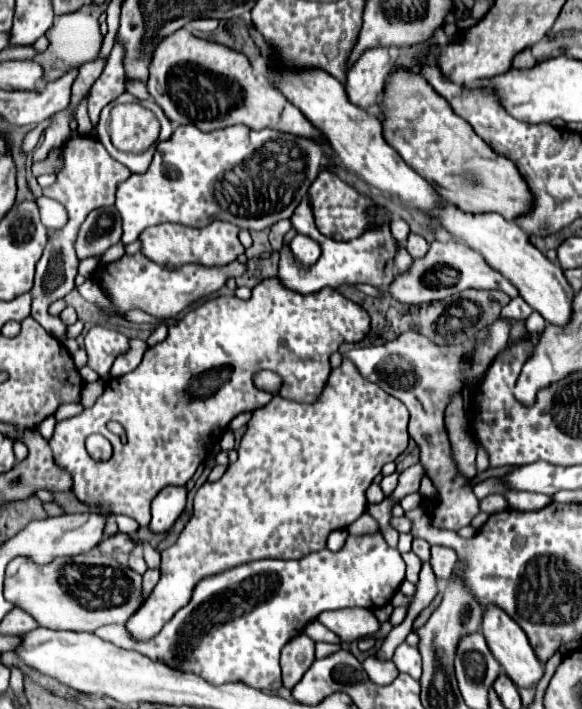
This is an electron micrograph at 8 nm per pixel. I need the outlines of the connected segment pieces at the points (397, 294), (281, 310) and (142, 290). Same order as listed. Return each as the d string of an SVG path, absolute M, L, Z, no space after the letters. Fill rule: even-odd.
M434 240L430 244L430 250L428 250L426 256L416 258L406 272L396 270L392 284L382 286L378 290L384 296L390 296L390 298L394 298L402 304L420 306L424 302L448 298L450 288L454 292L460 292L460 290L466 290L466 288L496 288L496 290L506 292L510 298L518 296L518 290L500 272L490 268L478 252L474 252L472 248L468 248L462 242L454 242L454 240Z
M268 278L252 290L250 300L240 300L236 296L210 298L172 324L168 328L168 338L148 348L136 370L108 380L102 396L92 408L86 408L78 416L56 422L54 436L50 438L54 460L60 468L72 474L72 492L80 502L88 504L90 508L98 508L108 516L130 516L140 524L140 528L146 528L150 522L150 502L154 496L166 486L186 486L186 482L204 462L206 454L210 456L208 446L220 440L222 430L226 430L230 420L240 412L258 410L272 400L270 392L264 392L254 384L254 374L258 370L272 370L282 378L282 386L278 390L282 398L312 404L320 396L330 376L330 356L338 352L338 346L346 340L360 342L368 330L368 312L356 302L338 294L334 288L322 288L314 294L302 296L282 288L278 278ZM110 420L122 424L128 436L126 444L108 432L106 424ZM90 434L102 434L112 442L114 454L110 460L94 462L90 458L84 448L84 442Z
M134 254L134 256L122 256L108 268L98 270L94 278L108 292L118 312L140 308L154 318L174 318L194 300L220 290L228 282L228 278L238 278L244 272L246 264L240 262L230 262L222 268L202 268L200 264L186 264L186 268L180 268L178 272L166 272L166 268L158 268L158 264L154 264L152 260Z

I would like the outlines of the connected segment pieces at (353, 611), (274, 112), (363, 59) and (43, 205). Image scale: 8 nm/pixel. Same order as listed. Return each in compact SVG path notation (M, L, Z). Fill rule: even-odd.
M342 608L326 610L318 616L318 622L340 636L342 642L352 642L364 636L372 636L380 630L378 618L366 608Z
M178 30L162 44L150 62L150 96L174 124L194 124L202 132L214 132L244 124L254 130L278 128L296 136L318 136L320 132L294 108L272 82L256 72L248 58L226 46L194 38L188 30Z
M376 46L366 50L348 72L346 92L350 92L350 100L354 100L354 104L360 108L370 108L376 104L390 72L390 46Z
M36 198L36 204L40 208L40 218L42 218L42 224L52 230L52 228L60 228L62 224L66 224L66 210L56 202L56 200L50 200L50 198Z

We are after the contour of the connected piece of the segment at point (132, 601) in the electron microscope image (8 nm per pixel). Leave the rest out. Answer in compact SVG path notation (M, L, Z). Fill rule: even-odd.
M88 554L88 556L62 558L62 560L54 560L54 564L50 566L38 566L32 564L30 560L18 558L10 562L10 568L6 568L6 600L30 612L44 628L94 632L100 626L126 624L128 618L142 606L144 592L142 592L142 576L110 556Z

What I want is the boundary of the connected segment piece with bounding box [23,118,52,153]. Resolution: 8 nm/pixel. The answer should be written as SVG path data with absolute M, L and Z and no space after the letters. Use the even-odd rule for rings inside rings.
M52 118L44 120L43 122L38 124L36 128L26 134L23 140L23 150L25 153L31 152L37 146L42 132L44 132L44 130L46 130L46 128L50 126L50 124L52 124Z

